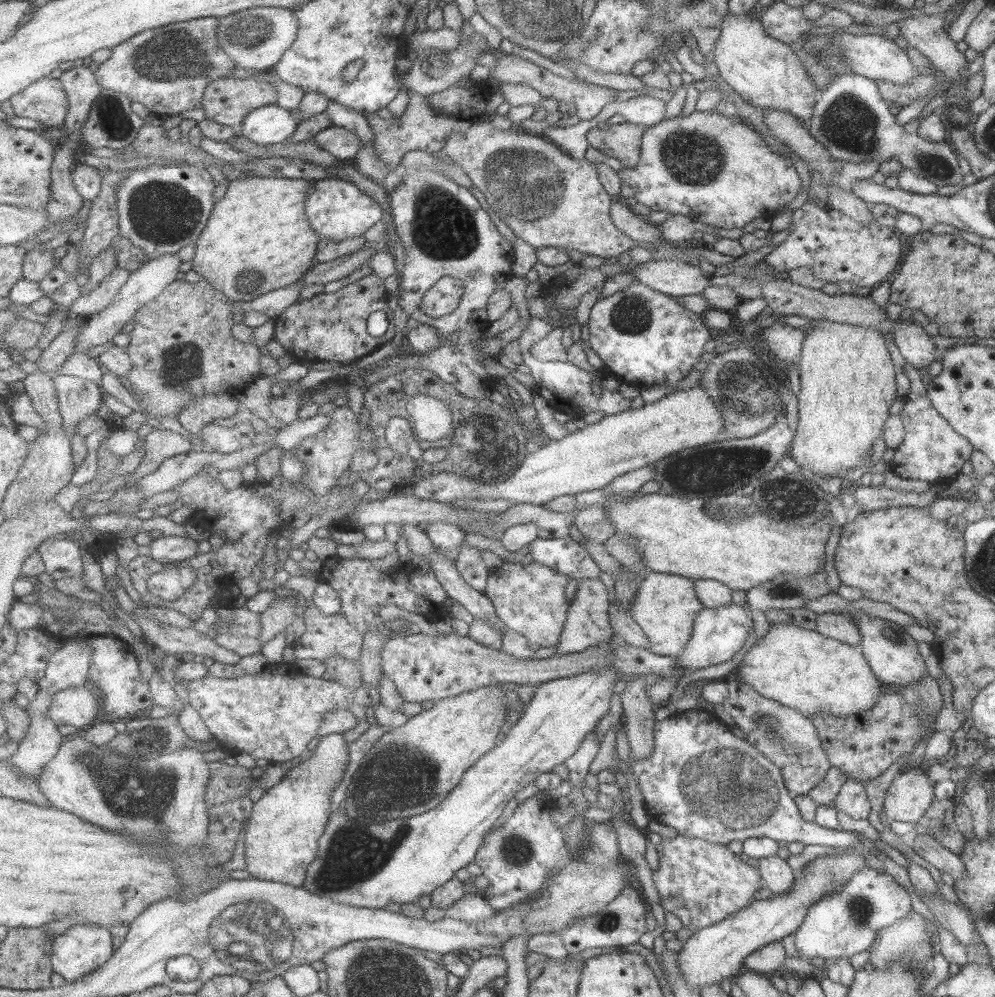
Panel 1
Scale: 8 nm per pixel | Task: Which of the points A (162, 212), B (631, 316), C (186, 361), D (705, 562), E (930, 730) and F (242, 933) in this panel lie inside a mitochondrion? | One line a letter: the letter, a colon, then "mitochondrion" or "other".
A: mitochondrion
B: mitochondrion
C: mitochondrion
D: other
E: other
F: mitochondrion

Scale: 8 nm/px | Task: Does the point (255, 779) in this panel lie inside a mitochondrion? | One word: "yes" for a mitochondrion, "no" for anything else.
no

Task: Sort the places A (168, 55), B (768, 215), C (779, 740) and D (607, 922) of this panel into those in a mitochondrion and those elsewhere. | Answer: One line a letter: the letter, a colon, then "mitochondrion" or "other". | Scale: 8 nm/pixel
A: mitochondrion
B: other
C: mitochondrion
D: mitochondrion

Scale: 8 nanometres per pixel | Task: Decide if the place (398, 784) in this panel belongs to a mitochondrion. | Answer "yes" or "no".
yes

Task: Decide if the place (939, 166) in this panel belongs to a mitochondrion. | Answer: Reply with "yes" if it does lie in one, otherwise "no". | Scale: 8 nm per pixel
yes

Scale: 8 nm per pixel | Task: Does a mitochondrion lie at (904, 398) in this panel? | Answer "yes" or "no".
no

